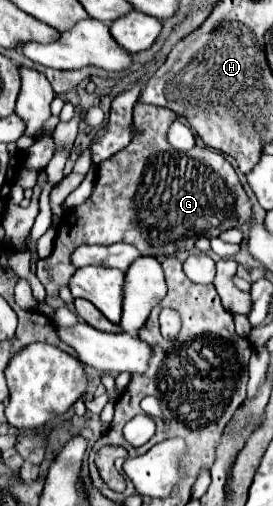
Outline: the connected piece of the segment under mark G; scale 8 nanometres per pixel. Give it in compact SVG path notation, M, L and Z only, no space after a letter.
M135 102L133 106L133 122L139 128L137 136L131 144L119 150L113 158L101 162L97 166L97 182L91 198L75 210L67 210L57 226L55 248L47 259L40 259L36 276L47 290L47 296L57 298L59 288L68 286L69 278L75 274L75 266L71 262L71 254L77 246L83 244L99 244L111 246L117 242L133 244L141 250L143 256L171 256L177 252L187 252L195 246L195 242L205 236L213 238L225 230L241 228L245 222L253 220L251 202L243 190L243 184L237 176L237 170L223 158L223 154L213 152L211 148L193 148L189 152L179 152L167 142L167 128L175 120L175 114L169 108L151 106L145 102Z

